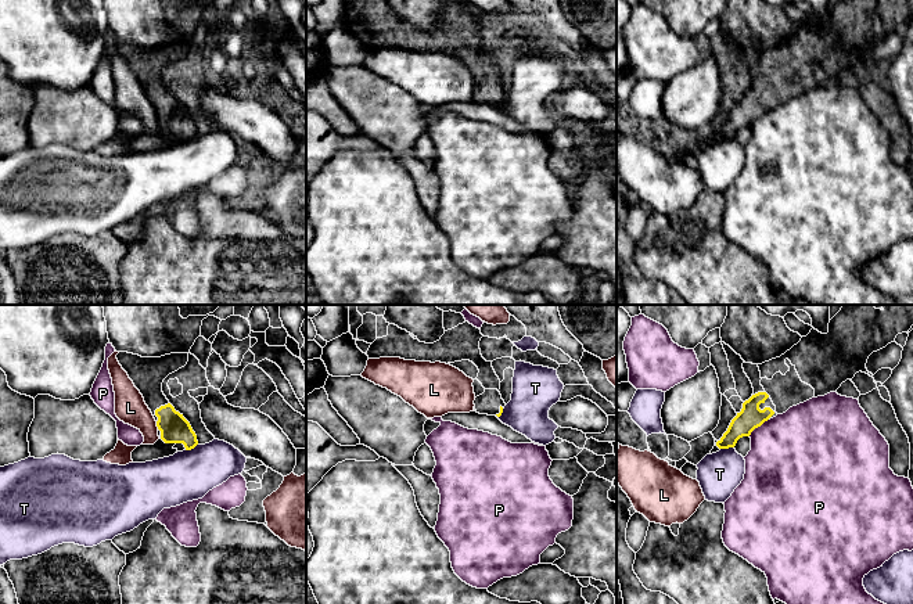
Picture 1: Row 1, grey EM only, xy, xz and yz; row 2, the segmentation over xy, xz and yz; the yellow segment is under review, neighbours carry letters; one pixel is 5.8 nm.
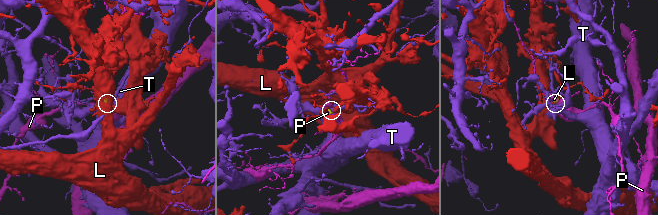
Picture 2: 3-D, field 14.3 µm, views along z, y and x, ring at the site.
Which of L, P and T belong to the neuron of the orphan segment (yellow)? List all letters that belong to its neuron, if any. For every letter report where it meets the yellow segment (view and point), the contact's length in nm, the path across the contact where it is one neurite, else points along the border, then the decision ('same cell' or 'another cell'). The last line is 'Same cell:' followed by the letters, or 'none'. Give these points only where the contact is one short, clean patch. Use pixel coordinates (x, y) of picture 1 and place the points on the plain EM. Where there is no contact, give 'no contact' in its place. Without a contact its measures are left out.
L: contact xy (157, 115); length 50 nm; border xy (155, 111), (158, 118); another cell
P: contact yz (758, 115); length 160 nm; border yz (768, 108), (748, 125); another cell
T: contact yz (726, 137); length 80 nm; border yz (733, 136), (721, 139); another cell
Same cell: none

